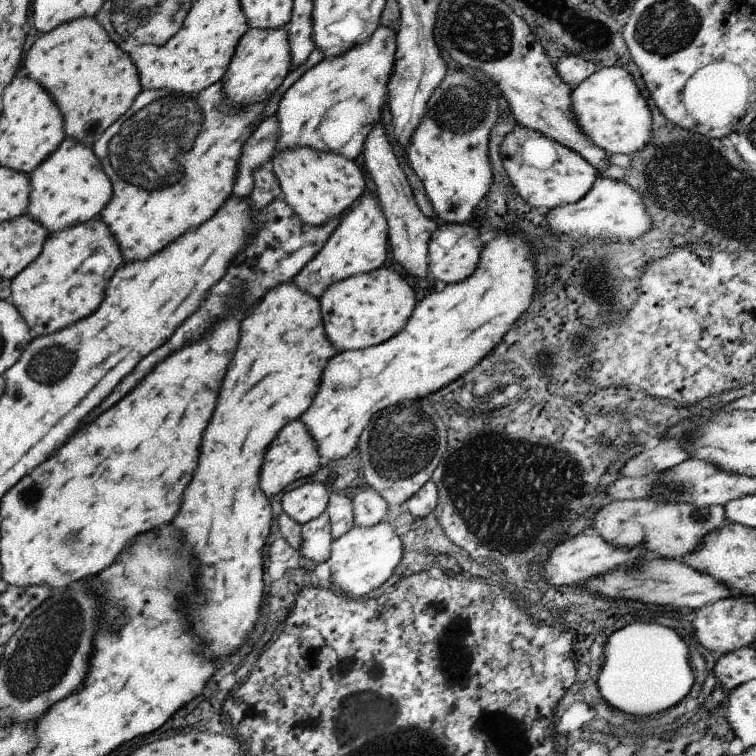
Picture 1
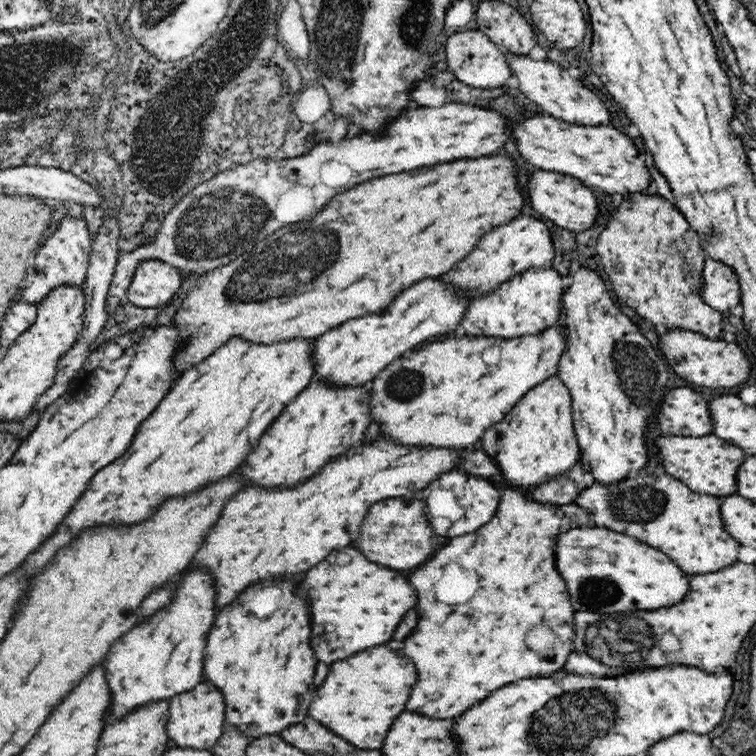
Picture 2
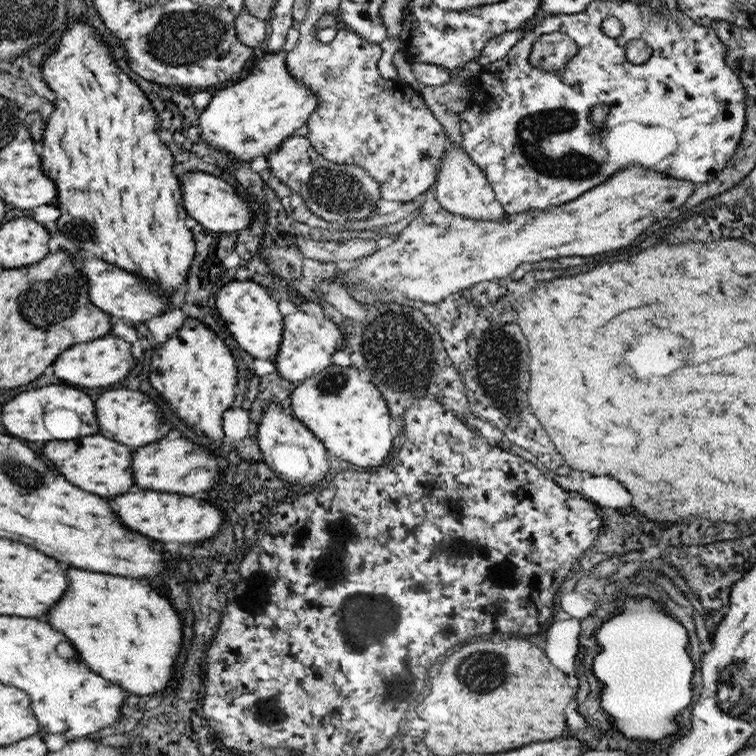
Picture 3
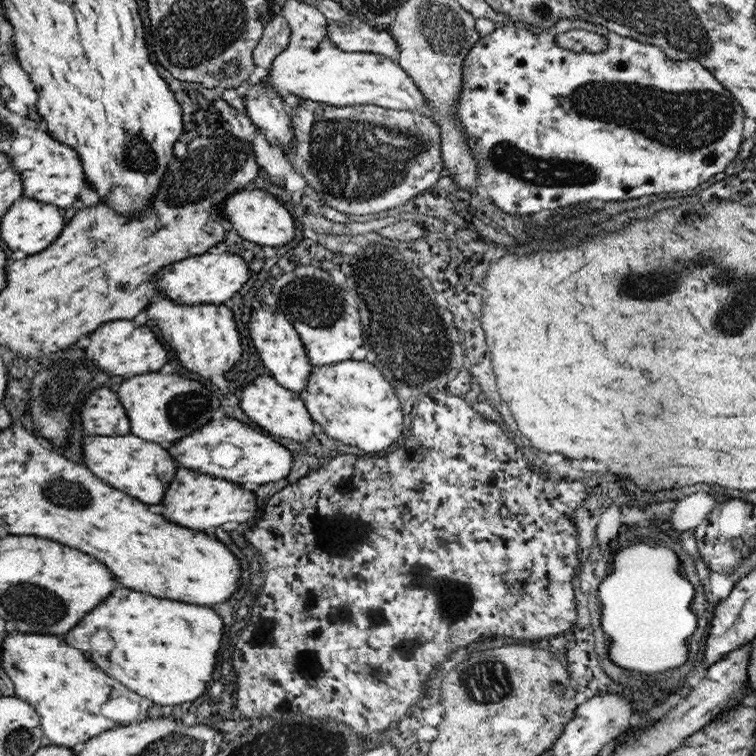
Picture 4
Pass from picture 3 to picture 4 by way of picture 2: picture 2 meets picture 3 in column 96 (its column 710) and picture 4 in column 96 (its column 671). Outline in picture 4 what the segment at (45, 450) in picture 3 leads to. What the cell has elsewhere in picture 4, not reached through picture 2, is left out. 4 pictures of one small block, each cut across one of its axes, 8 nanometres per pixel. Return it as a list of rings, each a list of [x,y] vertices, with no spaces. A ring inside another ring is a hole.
[[[87,436],[81,440],[83,466],[89,468],[97,478],[105,478],[109,486],[141,498],[145,504],[161,504],[165,488],[173,474],[177,474],[177,460],[167,452],[163,444],[143,440],[139,436]]]

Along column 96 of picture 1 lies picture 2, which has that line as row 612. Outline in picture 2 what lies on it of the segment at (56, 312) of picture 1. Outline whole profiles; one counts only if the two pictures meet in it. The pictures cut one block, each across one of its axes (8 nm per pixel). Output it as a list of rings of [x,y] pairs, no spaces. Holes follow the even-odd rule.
[[[306,572],[296,574],[288,582],[262,582],[244,588],[236,602],[218,612],[214,630],[210,630],[202,682],[218,684],[218,690],[226,696],[226,722],[234,724],[248,738],[280,734],[310,716],[310,704],[314,702],[314,674],[320,660],[312,650],[314,638],[310,636],[314,632],[310,632],[310,600],[300,590],[304,576]]]

